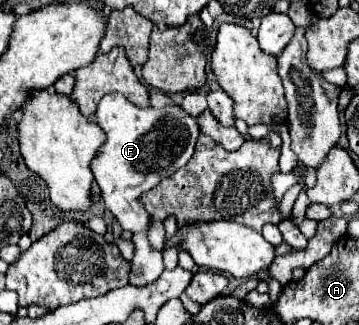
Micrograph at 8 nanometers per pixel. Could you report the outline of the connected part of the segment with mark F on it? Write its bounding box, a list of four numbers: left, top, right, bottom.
[94,93,198,285]

